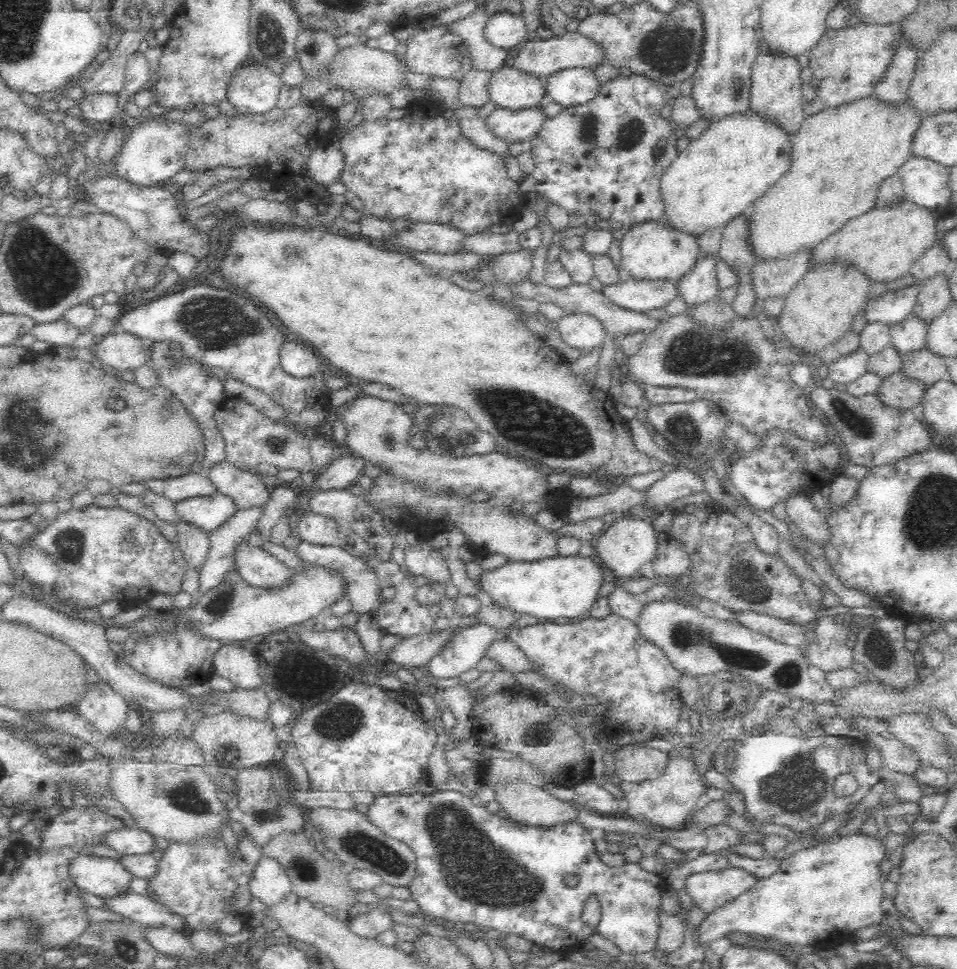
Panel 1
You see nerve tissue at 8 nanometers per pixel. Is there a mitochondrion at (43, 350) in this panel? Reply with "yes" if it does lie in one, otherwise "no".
no

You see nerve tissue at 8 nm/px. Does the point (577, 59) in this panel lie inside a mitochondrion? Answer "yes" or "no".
no

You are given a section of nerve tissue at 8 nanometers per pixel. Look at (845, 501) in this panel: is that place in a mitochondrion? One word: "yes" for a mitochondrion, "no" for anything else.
no

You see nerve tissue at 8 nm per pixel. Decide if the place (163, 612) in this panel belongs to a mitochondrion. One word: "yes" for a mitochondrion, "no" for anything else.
no

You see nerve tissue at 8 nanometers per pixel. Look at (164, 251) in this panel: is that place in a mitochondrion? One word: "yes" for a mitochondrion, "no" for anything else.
no

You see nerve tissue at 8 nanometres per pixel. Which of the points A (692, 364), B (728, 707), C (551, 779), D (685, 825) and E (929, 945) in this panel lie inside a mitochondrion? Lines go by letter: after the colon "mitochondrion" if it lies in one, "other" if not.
A: mitochondrion
B: other
C: other
D: other
E: other

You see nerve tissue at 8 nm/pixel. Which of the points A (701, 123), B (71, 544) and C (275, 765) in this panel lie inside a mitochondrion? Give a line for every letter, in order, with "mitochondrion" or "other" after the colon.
A: other
B: mitochondrion
C: other

